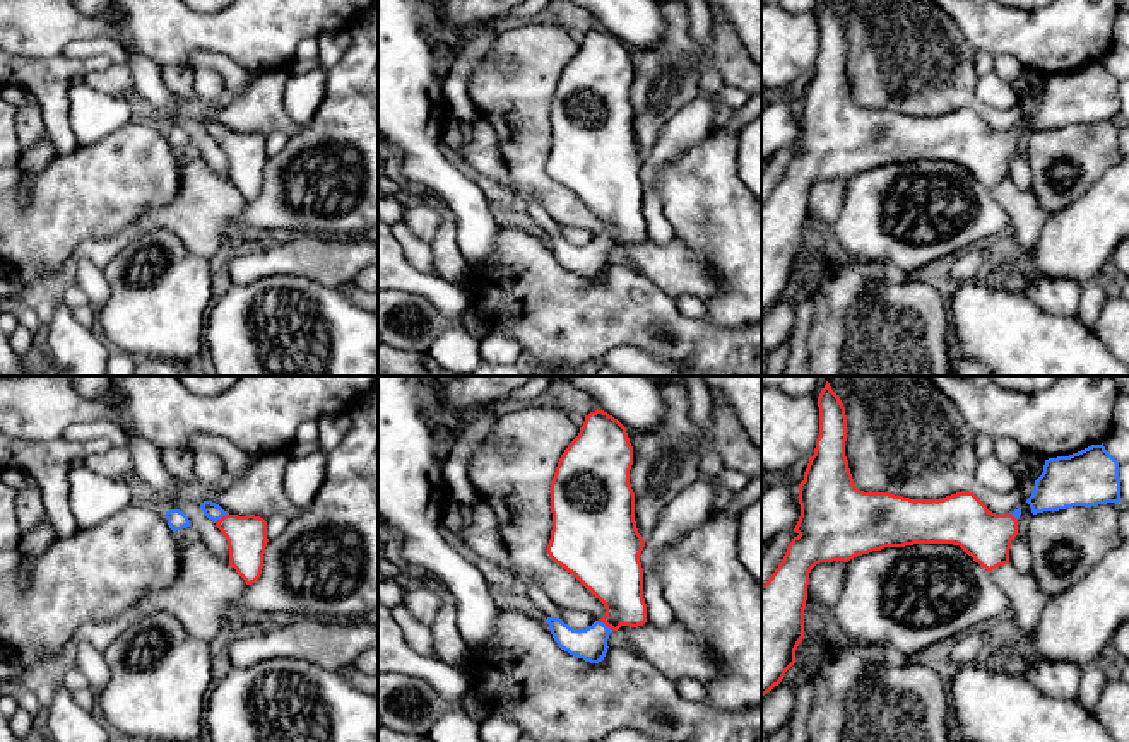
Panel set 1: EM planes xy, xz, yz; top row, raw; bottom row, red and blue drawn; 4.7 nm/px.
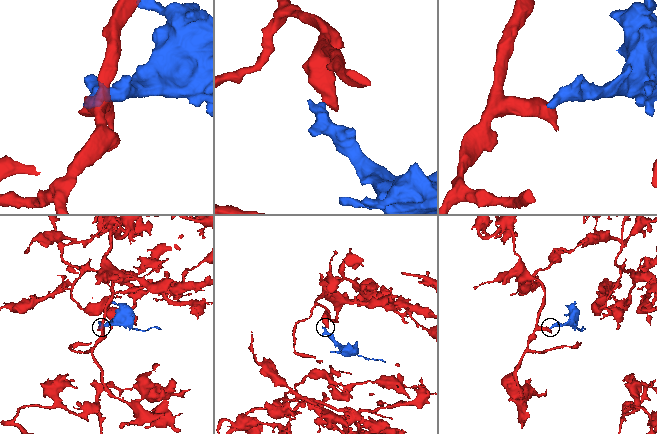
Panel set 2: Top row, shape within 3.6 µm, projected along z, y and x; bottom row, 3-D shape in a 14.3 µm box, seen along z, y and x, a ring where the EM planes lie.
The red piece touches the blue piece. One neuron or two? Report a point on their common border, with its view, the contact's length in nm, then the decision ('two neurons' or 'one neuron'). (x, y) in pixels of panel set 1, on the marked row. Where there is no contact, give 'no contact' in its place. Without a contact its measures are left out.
meets red in xz at (606, 624); contact 90 nm long; one neuron

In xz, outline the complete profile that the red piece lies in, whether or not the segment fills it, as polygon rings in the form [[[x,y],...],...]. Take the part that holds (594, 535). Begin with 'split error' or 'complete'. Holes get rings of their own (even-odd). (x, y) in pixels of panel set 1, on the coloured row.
split error; [[[599,409],[585,415],[578,436],[561,455],[551,482],[553,530],[547,554],[604,604],[606,615],[585,629],[573,629],[558,617],[547,617],[547,624],[561,650],[590,663],[604,660],[612,631],[647,622],[640,562],[645,540],[635,521],[631,465],[633,446],[626,427]]]

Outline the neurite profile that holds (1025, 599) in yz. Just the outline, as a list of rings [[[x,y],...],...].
[[[1011,564],[990,571],[994,583],[1008,597],[1006,626],[1009,634],[1028,634],[1038,624],[1050,595],[1043,593],[1031,574],[1018,571]]]

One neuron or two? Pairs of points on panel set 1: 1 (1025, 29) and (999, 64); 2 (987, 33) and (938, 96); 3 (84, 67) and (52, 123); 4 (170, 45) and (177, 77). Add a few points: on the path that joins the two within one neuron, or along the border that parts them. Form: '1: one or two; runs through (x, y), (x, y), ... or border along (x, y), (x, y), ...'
1: two; border along (993, 55), (1011, 55), (1023, 67)
2: two; border along (950, 17), (972, 50)
3: one; runs through (69, 76), (55, 89), (55, 108)
4: two; border along (187, 65), (159, 67)

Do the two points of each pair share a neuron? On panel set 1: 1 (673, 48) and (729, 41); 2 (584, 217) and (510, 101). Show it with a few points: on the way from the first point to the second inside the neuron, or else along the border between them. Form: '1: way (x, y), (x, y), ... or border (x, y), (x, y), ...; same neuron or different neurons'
1: way (686, 53), (715, 53); same neuron
2: way (553, 194), (527, 166), (524, 132); same neuron

